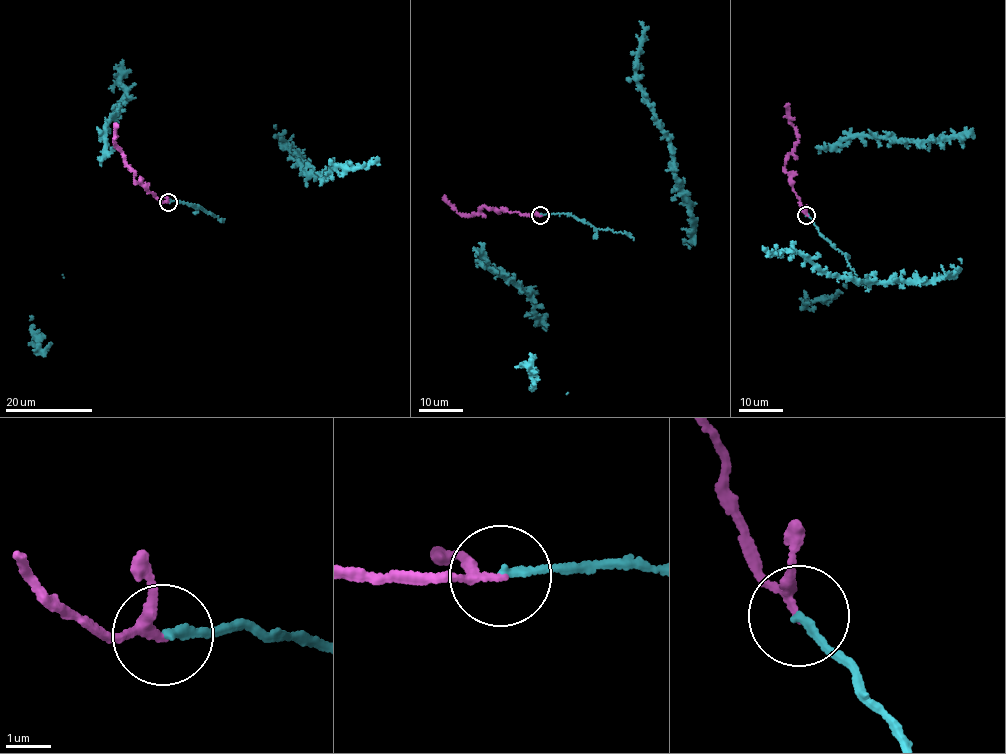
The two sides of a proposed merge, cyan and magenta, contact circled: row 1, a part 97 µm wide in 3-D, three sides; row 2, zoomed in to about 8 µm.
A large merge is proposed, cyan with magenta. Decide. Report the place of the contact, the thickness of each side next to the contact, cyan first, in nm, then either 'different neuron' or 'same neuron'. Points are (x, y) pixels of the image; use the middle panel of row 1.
place (540, 215); calibres 170 and 180 nm; same neuron

